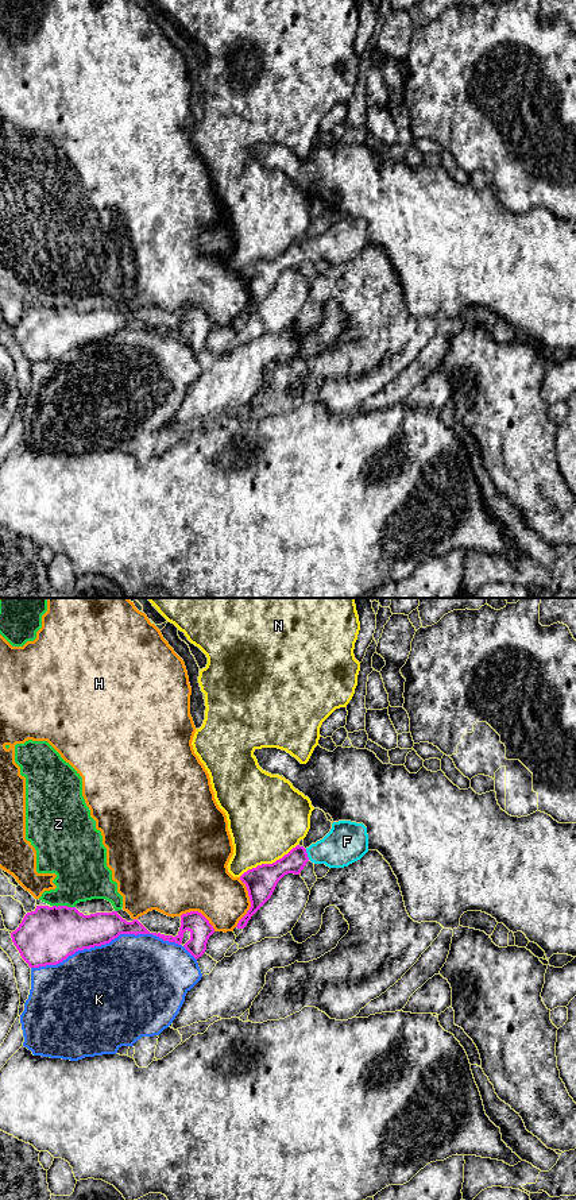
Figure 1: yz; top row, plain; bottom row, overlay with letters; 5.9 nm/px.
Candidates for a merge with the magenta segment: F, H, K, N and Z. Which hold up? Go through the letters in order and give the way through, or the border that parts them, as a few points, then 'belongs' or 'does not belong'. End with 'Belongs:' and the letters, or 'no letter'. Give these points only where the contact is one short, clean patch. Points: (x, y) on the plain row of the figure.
F: belongs
H: does not belong
K: does not belong
N: does not belong
Z: does not belong
Belongs: F

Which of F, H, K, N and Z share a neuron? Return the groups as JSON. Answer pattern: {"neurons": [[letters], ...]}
{"neurons": [["F"], ["H", "Z"], ["K"], ["N"]]}

